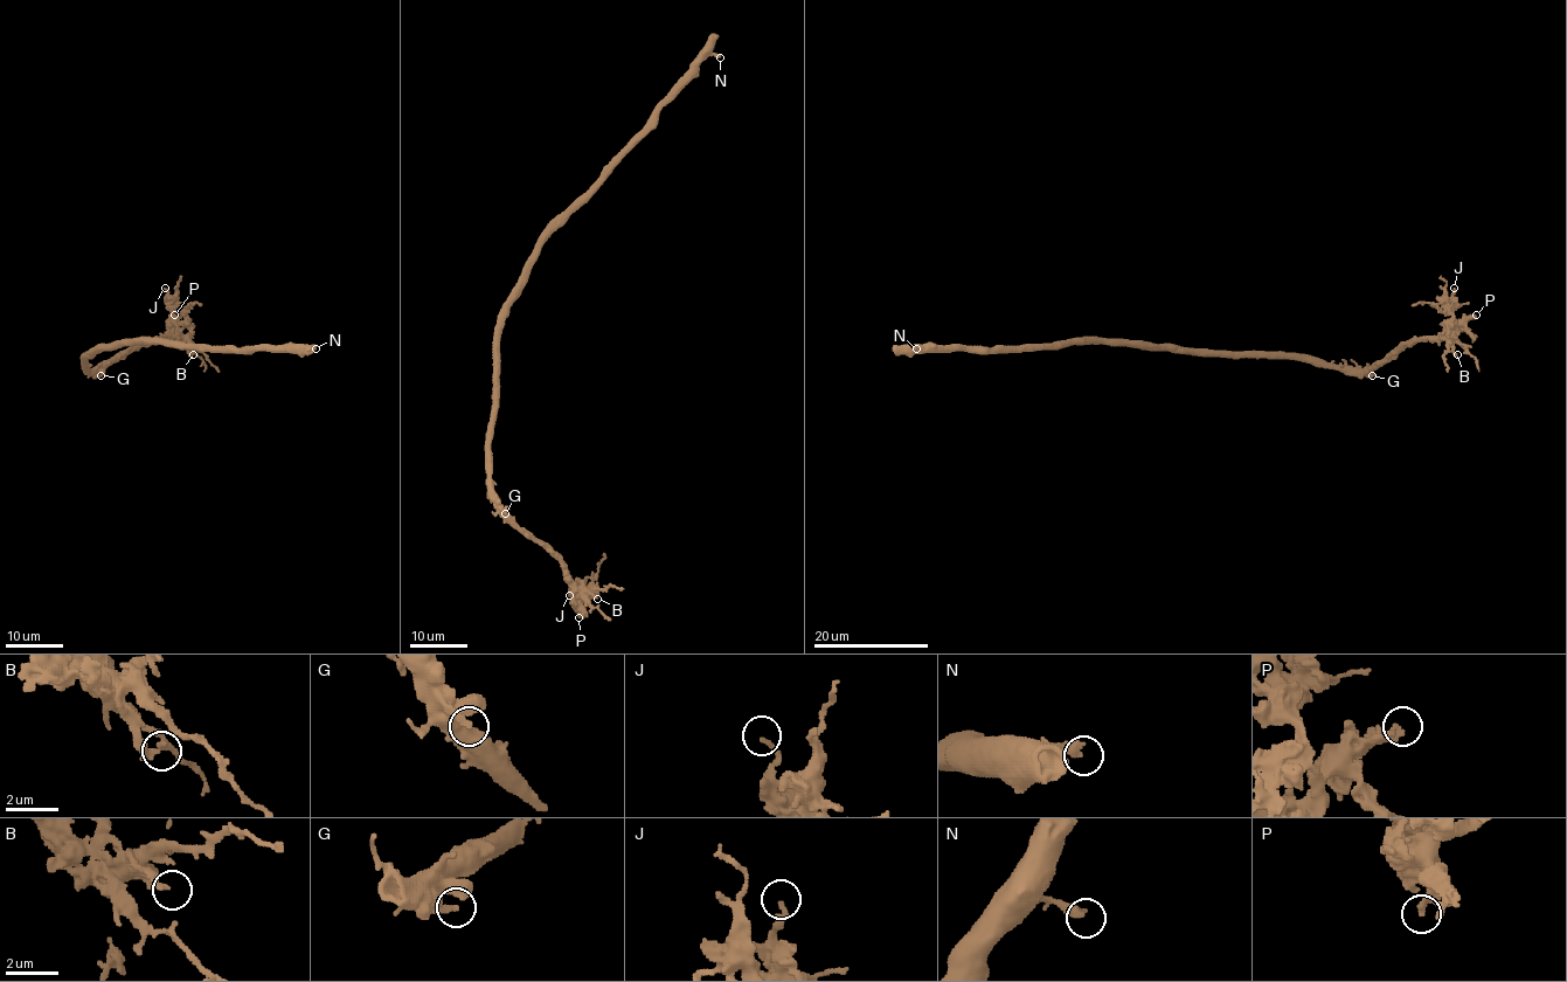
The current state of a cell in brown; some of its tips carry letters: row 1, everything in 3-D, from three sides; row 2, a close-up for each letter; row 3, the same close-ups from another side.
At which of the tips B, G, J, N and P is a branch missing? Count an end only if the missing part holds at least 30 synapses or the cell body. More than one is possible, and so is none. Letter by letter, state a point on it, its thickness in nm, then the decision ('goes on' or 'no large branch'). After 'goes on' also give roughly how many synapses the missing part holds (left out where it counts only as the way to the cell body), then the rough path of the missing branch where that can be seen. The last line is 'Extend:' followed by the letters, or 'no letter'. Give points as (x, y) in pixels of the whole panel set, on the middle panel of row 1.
B: place (597, 599); calibre 220 nm; no large branch
G: place (505, 513); calibre 240 nm; no large branch
J: place (569, 595); calibre 150 nm; no large branch
N: place (720, 57); calibre 360 nm; no large branch
P: place (579, 617); calibre 220 nm; goes on; 70 synapses
Extend: P

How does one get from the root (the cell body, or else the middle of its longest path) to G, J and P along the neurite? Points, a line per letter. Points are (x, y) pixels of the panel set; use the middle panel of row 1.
G: (498, 337), (490, 491), (505, 513)
J: (498, 337), (490, 491), (515, 524), (559, 561), (564, 578), (584, 599), (589, 594), (569, 595)
P: (498, 337), (490, 491), (515, 524), (559, 561), (566, 582), (582, 599), (579, 617)

